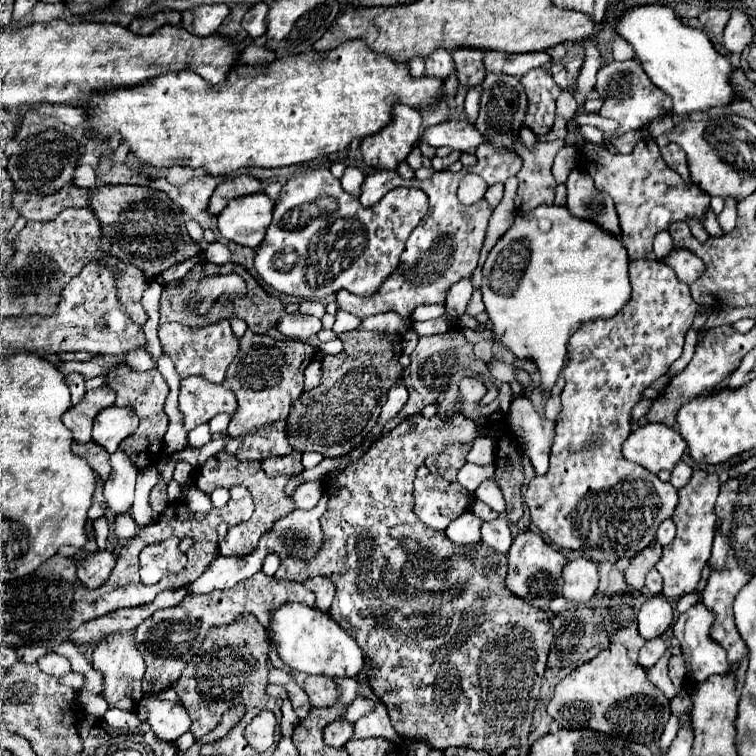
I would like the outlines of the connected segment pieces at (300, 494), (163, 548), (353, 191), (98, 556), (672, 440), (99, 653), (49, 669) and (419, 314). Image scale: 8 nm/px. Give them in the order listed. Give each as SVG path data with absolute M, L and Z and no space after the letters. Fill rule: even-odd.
M306 481L294 491L296 507L300 507L300 509L314 507L320 501L320 497L322 497L322 485L316 481Z
M170 537L162 543L154 543L139 554L139 575L146 585L157 583L166 573L176 573L187 563L186 554L178 549L178 537Z
M348 167L346 171L344 171L344 175L342 175L342 187L344 187L344 191L348 191L350 195L354 195L354 197L360 197L360 193L362 193L362 181L364 181L364 171L360 171L358 167Z
M96 551L88 553L84 561L78 563L78 579L86 589L98 589L106 583L110 571L114 569L116 559L110 551Z
M662 423L640 425L622 445L622 453L628 461L638 463L652 473L662 469L672 471L672 467L682 459L684 451L686 441L682 435L674 427Z
M122 631L122 633L112 633L106 635L94 649L94 661L92 667L104 673L104 699L108 701L110 707L134 711L142 699L142 675L144 675L144 657L138 651L138 641L134 637L134 631ZM134 693L134 699L132 699Z
M48 653L48 655L44 655L44 657L38 661L38 667L40 667L44 673L48 673L48 675L52 675L52 677L58 677L58 679L72 671L72 669L70 669L70 661L68 661L64 655L58 655L58 653Z
M418 305L412 311L412 321L428 321L428 319L438 319L446 313L445 305Z

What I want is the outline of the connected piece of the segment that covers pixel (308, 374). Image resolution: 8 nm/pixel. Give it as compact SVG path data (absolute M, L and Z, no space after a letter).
M314 359L314 361L306 367L304 377L306 377L306 381L304 381L304 389L306 389L306 391L312 391L316 385L320 385L320 377L322 377L320 359Z

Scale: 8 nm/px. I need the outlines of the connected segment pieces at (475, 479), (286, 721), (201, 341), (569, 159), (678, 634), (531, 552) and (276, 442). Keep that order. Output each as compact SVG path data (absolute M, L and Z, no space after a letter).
M466 463L460 471L458 471L458 483L468 491L468 493L474 493L476 487L494 475L494 467L482 467L482 465L472 465L472 463Z
M284 699L284 703L282 703L282 721L280 721L282 735L292 737L296 725L298 725L298 717L296 717L296 713L292 709L292 703L290 703L290 699Z
M226 319L216 323L206 323L202 327L188 327L182 323L164 323L160 325L158 335L160 335L162 349L174 361L180 377L202 375L210 379L212 383L222 383L226 367L230 365L232 357L238 353L238 337L232 333L230 323Z
M564 145L558 151L558 155L554 159L554 167L552 167L556 183L564 183L568 179L568 173L572 171L572 167L576 167L576 155L578 155L578 151L572 145Z
M696 603L686 613L682 613L678 617L678 621L674 623L674 627L672 627L674 629L674 637L680 641L682 655L686 659L686 677L690 681L694 681L694 683L702 683L714 673L722 675L722 673L730 671L730 663L726 659L726 651L710 635L714 619L716 619L716 615L710 613L710 609L704 603Z
M522 531L512 541L512 547L508 551L508 575L506 585L512 593L516 593L520 599L528 601L534 607L548 609L550 601L556 599L562 593L562 567L566 559L560 551L550 547L538 533Z
M270 429L270 431L260 431L248 439L242 441L236 457L242 461L242 459L256 459L256 461L262 461L266 457L284 457L284 455L290 455L294 449L290 447L288 443L288 437L284 431L278 431L278 429Z

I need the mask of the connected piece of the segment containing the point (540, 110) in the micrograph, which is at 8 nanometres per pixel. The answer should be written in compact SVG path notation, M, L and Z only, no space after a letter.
M544 67L532 69L520 81L528 95L526 125L532 127L536 135L546 135L554 123L556 99L562 93L562 89L554 83L552 75Z

